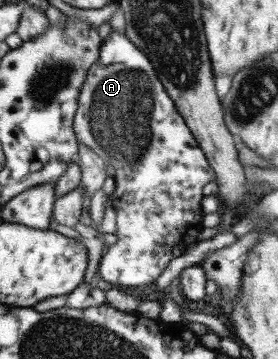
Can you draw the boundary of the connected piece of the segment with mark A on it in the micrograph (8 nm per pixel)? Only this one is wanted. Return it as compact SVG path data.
M111 31L102 46L99 64L94 64L89 71L89 84L85 84L79 103L75 118L78 140L115 168L118 184L113 194L117 241L102 256L98 268L100 276L114 286L129 291L134 286L154 283L167 270L171 260L185 256L189 247L207 234L201 209L203 188L209 182L217 183L219 176L192 128L189 128L188 121L165 89L152 59L127 33Z

